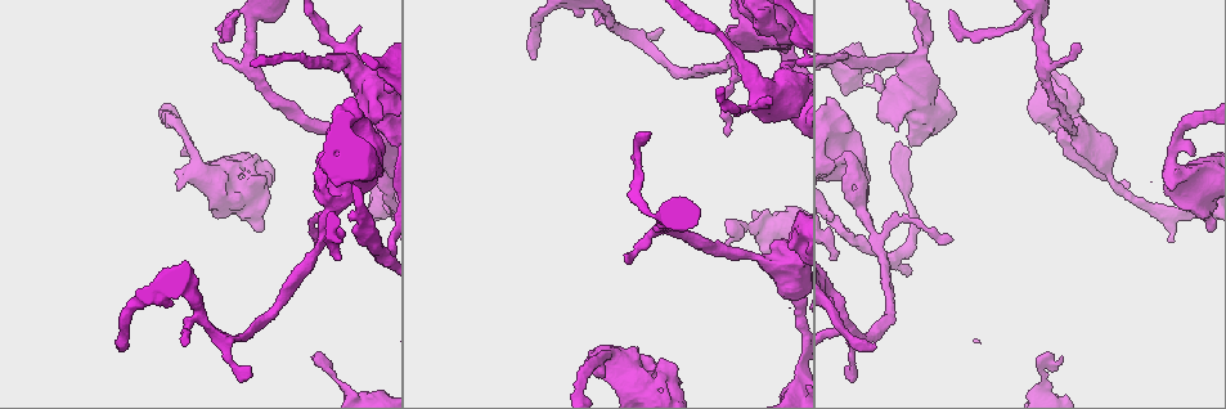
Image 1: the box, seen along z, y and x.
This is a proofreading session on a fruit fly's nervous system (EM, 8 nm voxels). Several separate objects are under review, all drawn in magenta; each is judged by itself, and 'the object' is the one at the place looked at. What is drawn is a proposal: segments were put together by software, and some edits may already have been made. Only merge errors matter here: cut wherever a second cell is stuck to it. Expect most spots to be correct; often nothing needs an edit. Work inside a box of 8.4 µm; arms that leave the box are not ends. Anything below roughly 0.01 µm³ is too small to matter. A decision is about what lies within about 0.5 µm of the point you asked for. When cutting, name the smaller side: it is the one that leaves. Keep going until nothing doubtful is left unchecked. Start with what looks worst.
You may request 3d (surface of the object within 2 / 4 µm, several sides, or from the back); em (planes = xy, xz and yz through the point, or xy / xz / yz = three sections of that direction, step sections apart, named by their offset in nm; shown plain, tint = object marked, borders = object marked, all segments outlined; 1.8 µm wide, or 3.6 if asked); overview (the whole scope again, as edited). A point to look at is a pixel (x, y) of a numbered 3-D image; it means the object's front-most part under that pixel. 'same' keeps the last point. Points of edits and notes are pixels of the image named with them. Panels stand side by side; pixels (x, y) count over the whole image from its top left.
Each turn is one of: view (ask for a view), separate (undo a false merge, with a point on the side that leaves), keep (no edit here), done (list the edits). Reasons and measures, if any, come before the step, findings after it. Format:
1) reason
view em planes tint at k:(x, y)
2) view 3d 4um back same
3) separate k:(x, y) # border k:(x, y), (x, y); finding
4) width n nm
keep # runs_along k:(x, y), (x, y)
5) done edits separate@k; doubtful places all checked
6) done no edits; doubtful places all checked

view 3d 4um at 1:(841, 189)

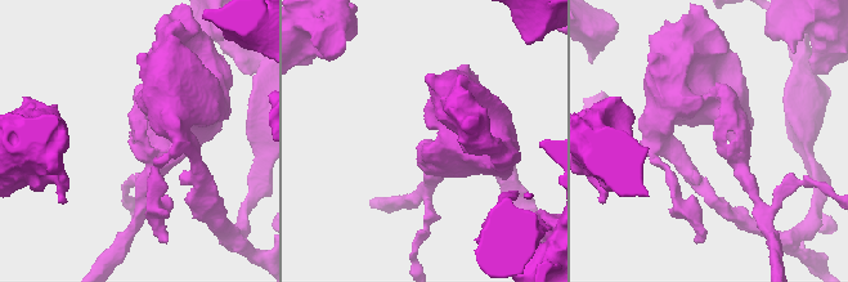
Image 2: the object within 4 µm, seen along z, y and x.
view em planes tint at 2:(713, 135)

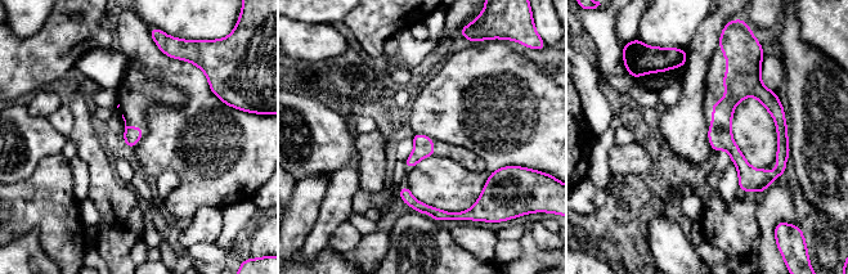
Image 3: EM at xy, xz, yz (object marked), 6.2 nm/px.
keep # one cell here

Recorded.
three arms meet
view em xy step 16 plain at 1:(875, 239)

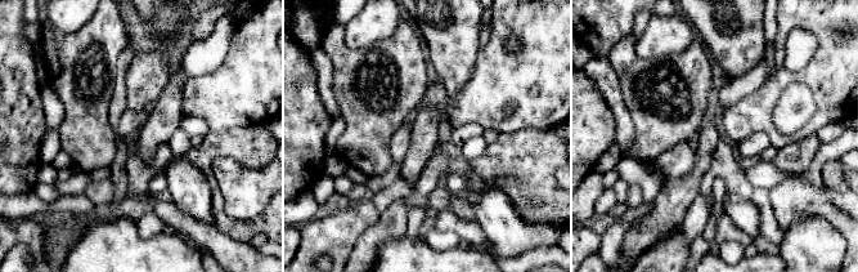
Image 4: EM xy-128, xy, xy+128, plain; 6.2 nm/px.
where the object lies
view em xy step 16 tint same

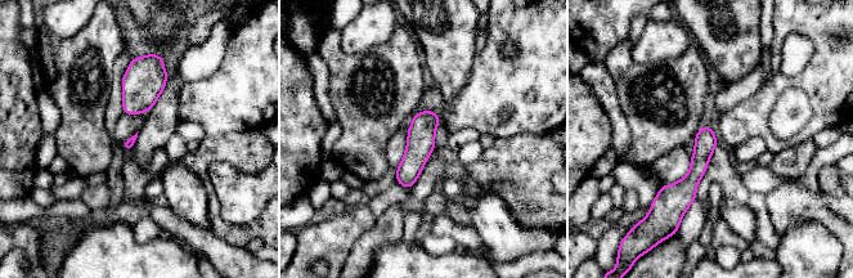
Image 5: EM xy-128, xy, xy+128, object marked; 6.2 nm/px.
keep # runs_along 5:(705, 129), (697, 170), (677, 207); continuous, no second cell

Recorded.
thin neck
view em 3.6um planes tint at 1:(771, 36)

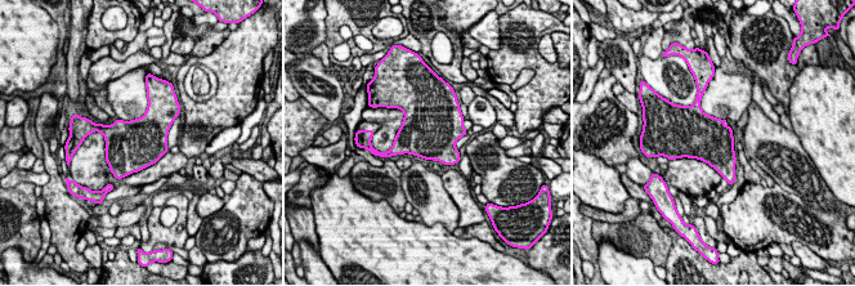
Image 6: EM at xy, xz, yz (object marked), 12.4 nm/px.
keep # one cell here

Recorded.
done no edits; doubtful places all checked

